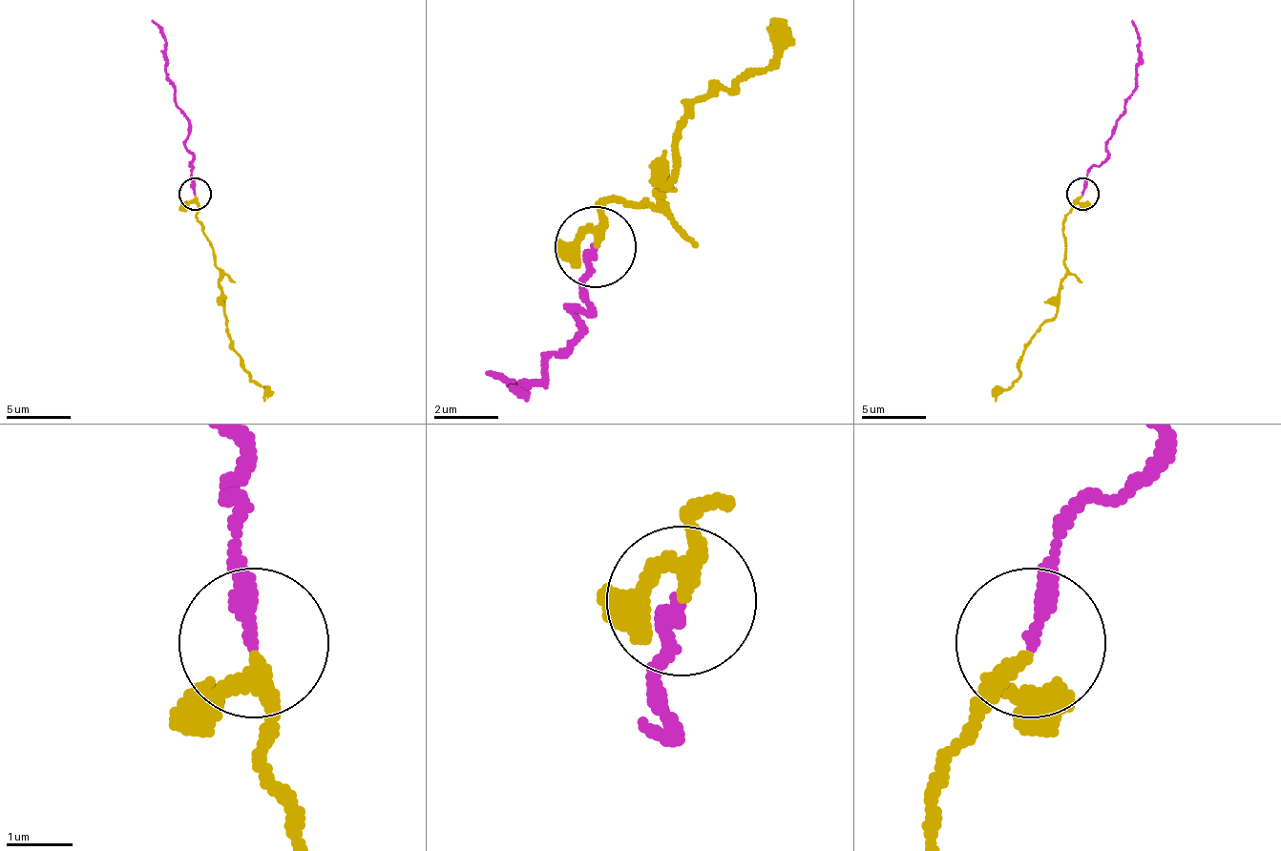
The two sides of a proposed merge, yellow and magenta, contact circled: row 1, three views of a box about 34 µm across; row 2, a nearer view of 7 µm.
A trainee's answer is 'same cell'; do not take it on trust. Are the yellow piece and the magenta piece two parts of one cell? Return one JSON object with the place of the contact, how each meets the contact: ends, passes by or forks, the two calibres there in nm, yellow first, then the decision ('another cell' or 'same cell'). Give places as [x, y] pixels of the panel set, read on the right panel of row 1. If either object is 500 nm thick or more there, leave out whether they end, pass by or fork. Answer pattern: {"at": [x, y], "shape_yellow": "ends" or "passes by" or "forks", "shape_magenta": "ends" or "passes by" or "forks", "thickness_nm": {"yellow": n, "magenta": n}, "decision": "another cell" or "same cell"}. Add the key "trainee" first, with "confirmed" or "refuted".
{"trainee": "confirmed", "at": [1082, 194], "shape_yellow": "passes by", "shape_magenta": "ends", "thickness_nm": {"yellow": 190, "magenta": 220}, "decision": "same cell"}

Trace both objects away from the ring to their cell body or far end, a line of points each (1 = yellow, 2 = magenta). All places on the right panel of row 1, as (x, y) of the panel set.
1: (1081, 195), (1065, 217), (1065, 272), (1059, 310), (1026, 349), (1020, 375), (991, 397)
2: (1081, 195), (1088, 172), (1107, 155), (1117, 117), (1136, 85), (1140, 33), (1133, 20)

